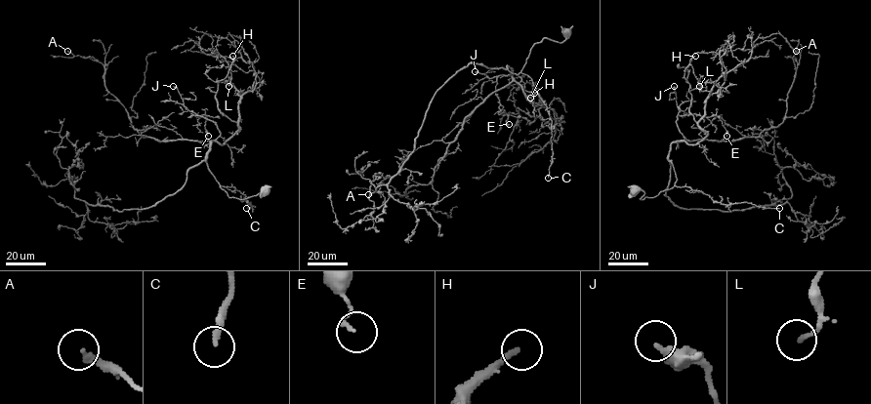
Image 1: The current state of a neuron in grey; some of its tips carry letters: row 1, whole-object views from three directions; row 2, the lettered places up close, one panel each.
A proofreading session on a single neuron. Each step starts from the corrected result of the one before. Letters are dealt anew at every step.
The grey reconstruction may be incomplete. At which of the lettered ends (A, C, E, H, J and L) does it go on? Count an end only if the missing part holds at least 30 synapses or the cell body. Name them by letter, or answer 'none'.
C, H

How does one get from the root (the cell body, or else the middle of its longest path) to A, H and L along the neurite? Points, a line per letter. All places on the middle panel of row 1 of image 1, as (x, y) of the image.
A: (564, 31), (561, 42), (536, 42), (518, 74), (508, 66), (512, 80), (465, 118), (429, 183), (368, 194)
H: (564, 31), (536, 42), (518, 74), (508, 66), (535, 105), (537, 94), (517, 90), (529, 82), (534, 93)
L: (564, 31), (536, 42), (518, 74), (508, 66), (540, 99), (520, 85), (532, 85), (530, 98)

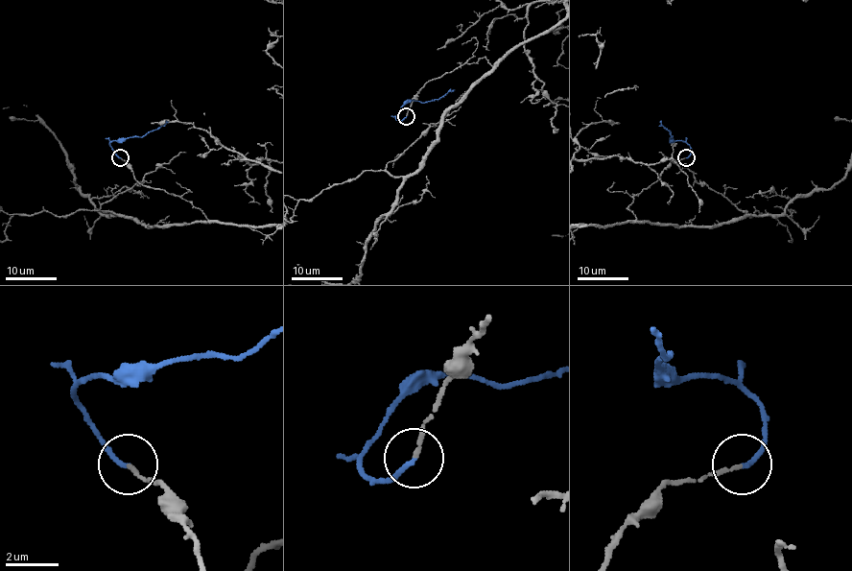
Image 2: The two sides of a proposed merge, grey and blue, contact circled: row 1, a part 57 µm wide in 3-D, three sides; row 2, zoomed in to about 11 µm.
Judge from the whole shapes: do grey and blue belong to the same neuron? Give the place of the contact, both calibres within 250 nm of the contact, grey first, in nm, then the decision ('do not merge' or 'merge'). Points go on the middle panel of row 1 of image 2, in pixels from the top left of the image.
place (406, 116); calibres 140 and 170 nm; merge

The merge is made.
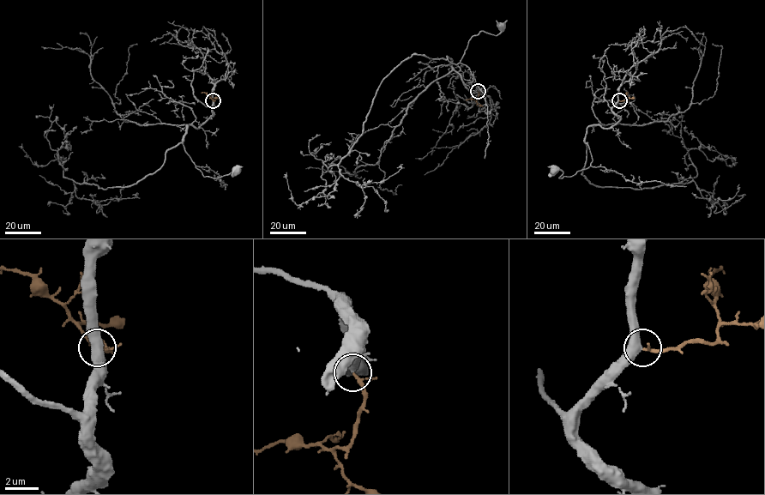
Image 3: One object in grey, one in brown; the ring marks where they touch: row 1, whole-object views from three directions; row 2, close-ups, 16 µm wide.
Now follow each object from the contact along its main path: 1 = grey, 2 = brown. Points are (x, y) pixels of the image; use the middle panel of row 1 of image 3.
1: (478, 91), (448, 57), (460, 63), (472, 36), (496, 35), (500, 26)
2: (478, 91), (477, 99), (466, 99)

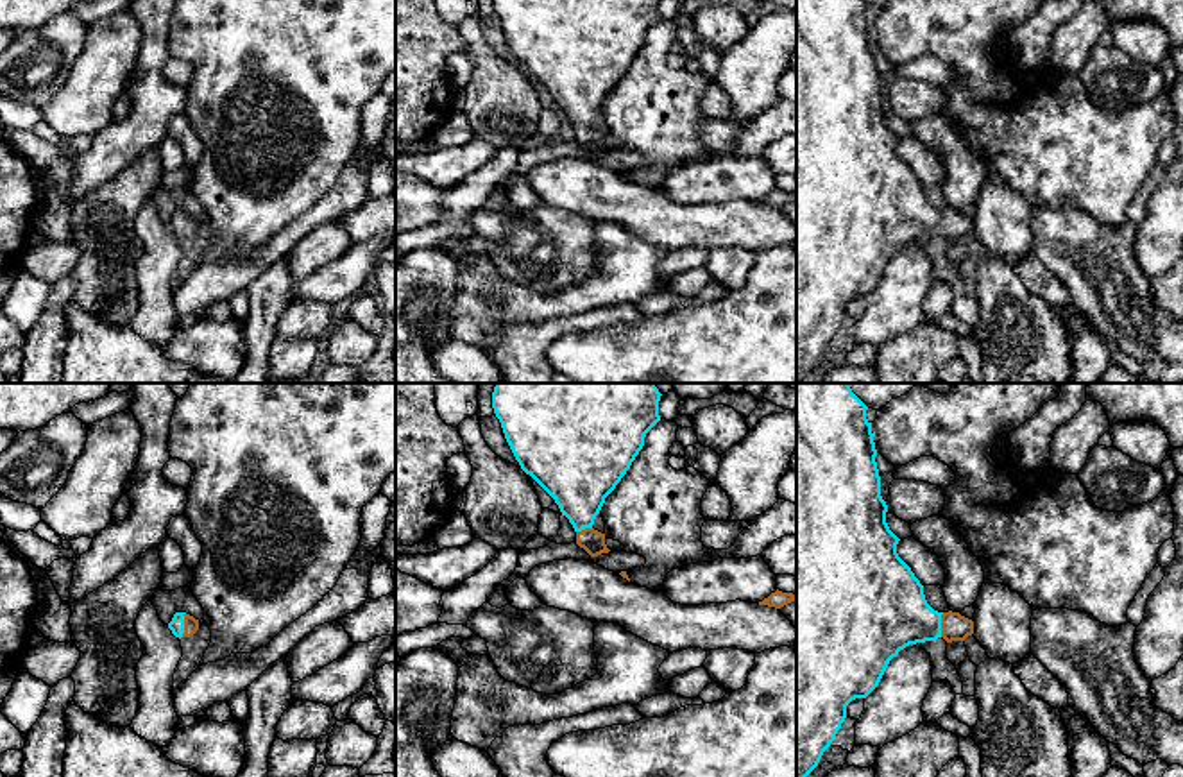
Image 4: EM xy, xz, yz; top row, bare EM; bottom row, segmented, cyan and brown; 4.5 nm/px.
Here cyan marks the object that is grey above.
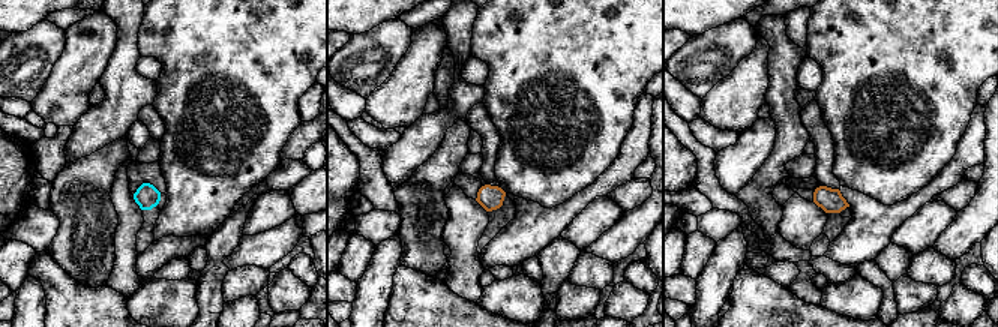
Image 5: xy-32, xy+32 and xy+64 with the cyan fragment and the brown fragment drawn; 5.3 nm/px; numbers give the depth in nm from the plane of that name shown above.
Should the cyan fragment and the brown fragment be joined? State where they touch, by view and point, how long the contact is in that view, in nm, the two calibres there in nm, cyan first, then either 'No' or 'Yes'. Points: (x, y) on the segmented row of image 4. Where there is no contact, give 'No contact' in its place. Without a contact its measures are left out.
Touches cyan at yz (940, 625). Shared border 110 nm. Thickness 360 nm (cyan) against 130 nm. Yes

